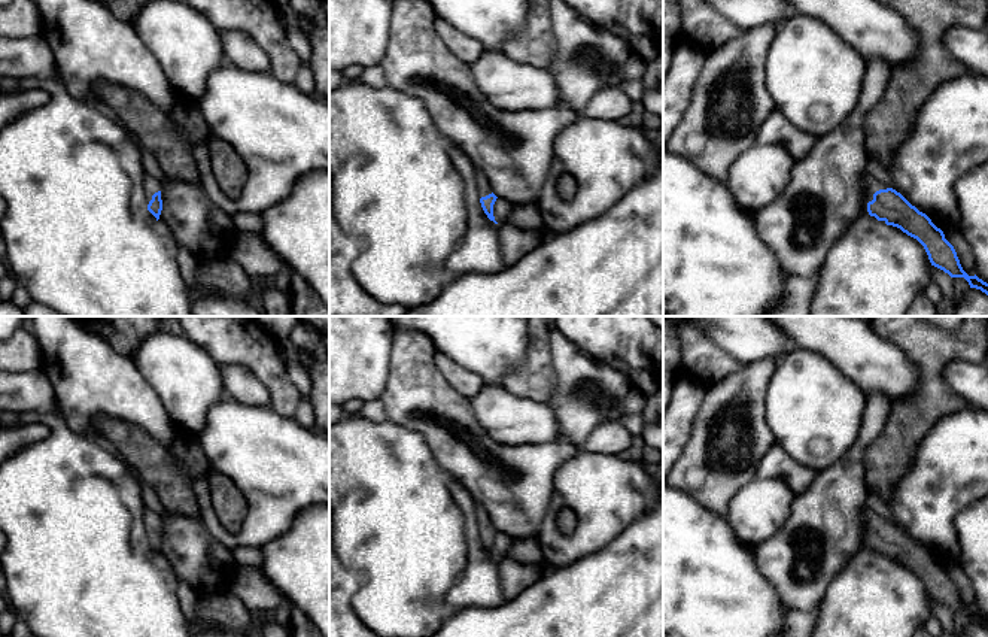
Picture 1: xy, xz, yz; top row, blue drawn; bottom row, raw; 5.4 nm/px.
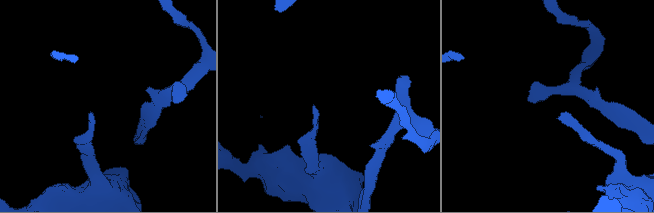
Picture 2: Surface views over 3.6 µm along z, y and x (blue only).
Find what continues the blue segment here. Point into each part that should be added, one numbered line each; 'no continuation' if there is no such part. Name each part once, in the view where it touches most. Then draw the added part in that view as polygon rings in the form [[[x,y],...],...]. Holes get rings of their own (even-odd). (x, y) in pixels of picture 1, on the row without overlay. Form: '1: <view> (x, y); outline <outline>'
1: yz (871, 518); outline [[[869,506],[863,507],[864,515],[864,527],[867,537],[873,534],[873,528],[879,524],[887,524],[876,512],[873,512]]]

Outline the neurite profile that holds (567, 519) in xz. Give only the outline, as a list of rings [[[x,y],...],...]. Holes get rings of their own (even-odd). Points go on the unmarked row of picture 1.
[[[568,507],[562,509],[557,515],[557,530],[562,534],[574,534],[578,525],[578,516]]]

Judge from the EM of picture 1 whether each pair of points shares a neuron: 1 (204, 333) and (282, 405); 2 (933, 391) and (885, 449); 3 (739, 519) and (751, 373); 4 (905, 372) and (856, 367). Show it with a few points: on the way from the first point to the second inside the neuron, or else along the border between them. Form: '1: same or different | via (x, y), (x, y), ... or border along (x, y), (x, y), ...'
1: same | via (228, 333), (276, 381)
2: same | via (924, 406), (900, 434)
3: different | border along (754, 476), (736, 491), (726, 518)
4: same | via (893, 372), (882, 367), (868, 367)

